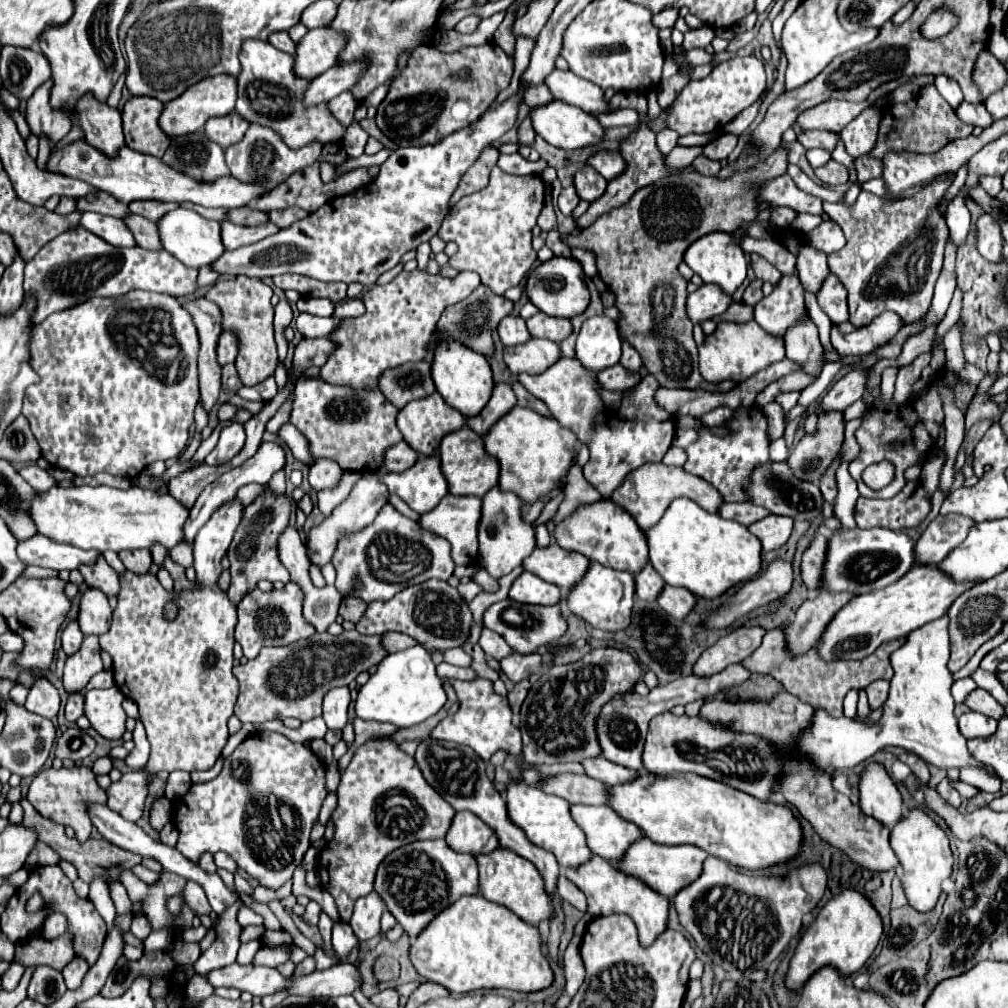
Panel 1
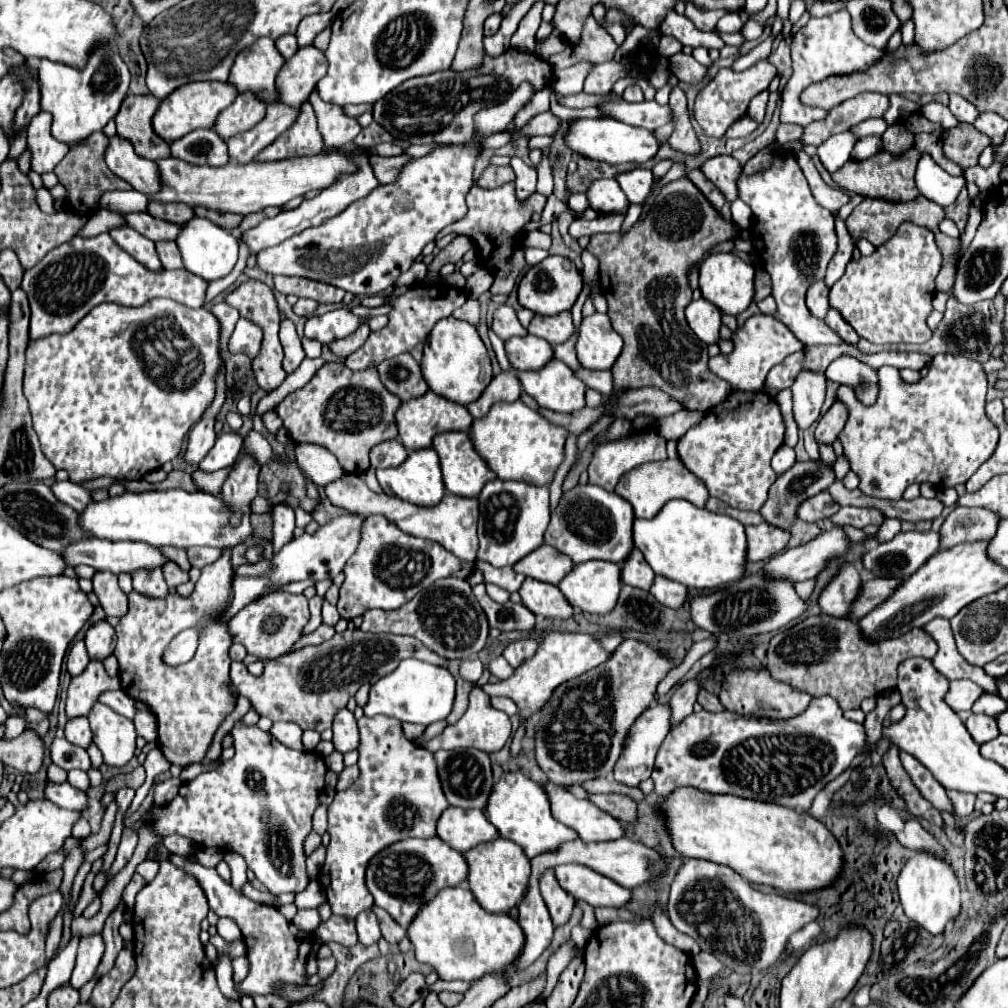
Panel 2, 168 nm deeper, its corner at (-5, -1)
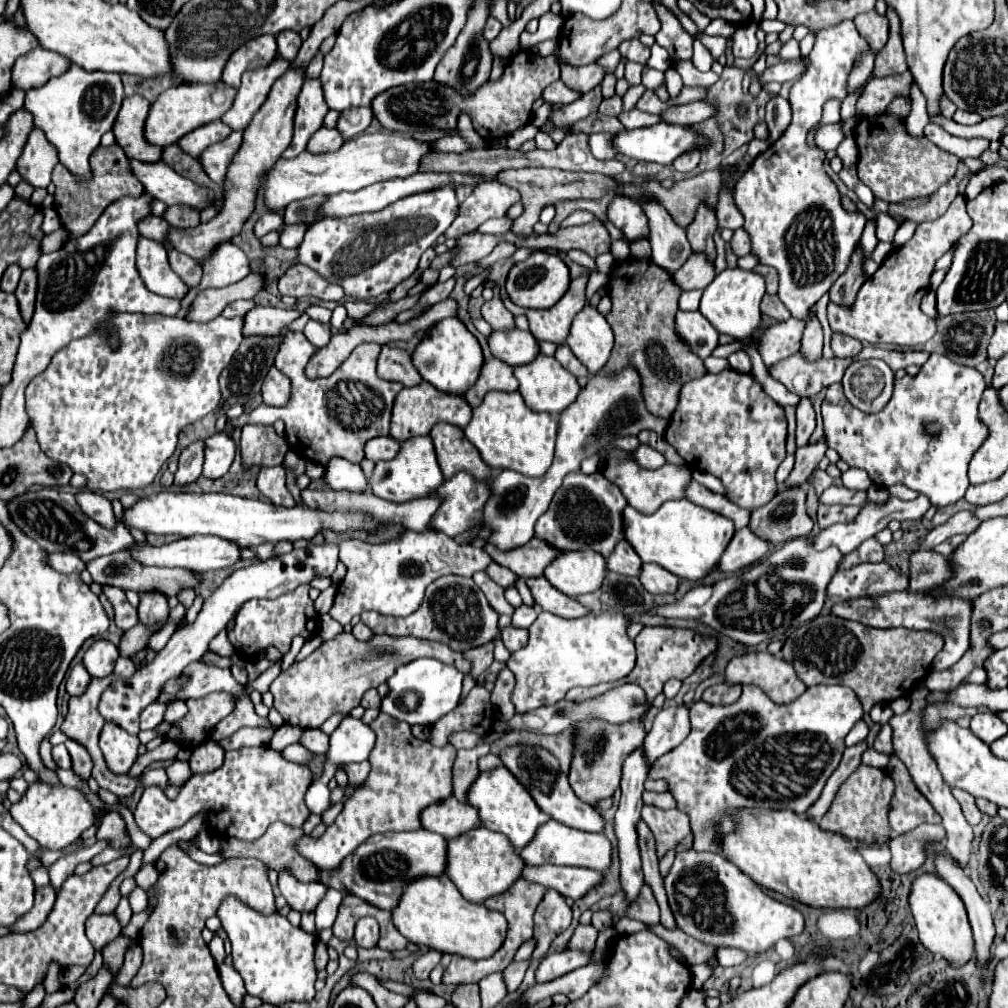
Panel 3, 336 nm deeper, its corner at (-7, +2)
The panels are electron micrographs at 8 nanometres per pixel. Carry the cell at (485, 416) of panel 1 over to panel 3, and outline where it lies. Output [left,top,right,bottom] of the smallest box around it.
[464,359,518,407]

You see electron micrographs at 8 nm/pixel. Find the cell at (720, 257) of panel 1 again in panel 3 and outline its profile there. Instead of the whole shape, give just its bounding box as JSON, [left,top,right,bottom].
[700,269,764,339]

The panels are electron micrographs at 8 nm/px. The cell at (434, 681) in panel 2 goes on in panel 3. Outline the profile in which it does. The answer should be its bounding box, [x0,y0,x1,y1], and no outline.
[380,657,464,725]

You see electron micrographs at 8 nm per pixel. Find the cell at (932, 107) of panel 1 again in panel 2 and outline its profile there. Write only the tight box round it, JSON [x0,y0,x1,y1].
[942,122,990,168]

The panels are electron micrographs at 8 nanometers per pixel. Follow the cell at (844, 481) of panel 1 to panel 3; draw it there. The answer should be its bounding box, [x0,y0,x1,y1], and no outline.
[842,469,872,491]

